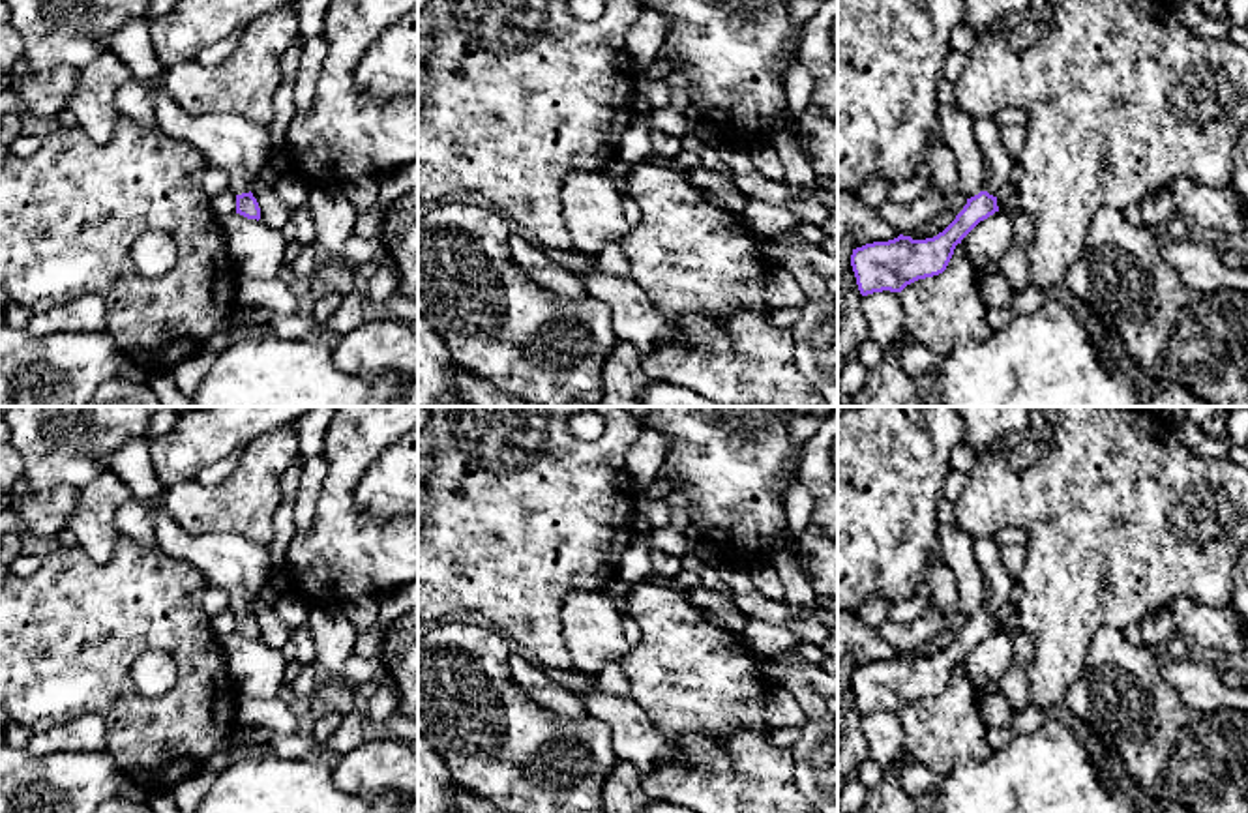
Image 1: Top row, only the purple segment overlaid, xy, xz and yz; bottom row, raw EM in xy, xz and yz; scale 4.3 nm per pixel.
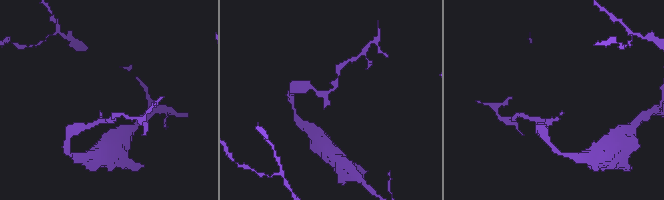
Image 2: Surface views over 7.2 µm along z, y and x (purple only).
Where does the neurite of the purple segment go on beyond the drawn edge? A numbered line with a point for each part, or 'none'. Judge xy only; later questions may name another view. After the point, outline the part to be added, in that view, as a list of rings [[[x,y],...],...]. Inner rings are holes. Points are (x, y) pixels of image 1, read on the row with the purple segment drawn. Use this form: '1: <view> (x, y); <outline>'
1: xy (240, 147); [[[148,17],[122,22],[111,37],[109,51],[129,67],[131,79],[152,90],[157,129],[197,148],[208,167],[223,169],[234,195],[249,193],[272,159],[268,127],[234,112],[189,114],[180,109],[167,92],[167,69],[154,54]]]

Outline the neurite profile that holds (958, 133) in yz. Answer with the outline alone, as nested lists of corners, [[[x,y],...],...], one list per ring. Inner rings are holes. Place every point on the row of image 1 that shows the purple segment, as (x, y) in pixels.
[[[941,105],[939,120],[943,140],[956,157],[961,193],[971,199],[982,191],[984,169],[974,140],[973,118],[958,107]]]

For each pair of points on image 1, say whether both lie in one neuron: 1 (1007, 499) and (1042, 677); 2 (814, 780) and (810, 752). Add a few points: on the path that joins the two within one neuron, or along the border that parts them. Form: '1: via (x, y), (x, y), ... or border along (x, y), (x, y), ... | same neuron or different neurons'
1: via (1050, 544), (1050, 632) | same neuron
2: via (814, 772), (814, 759) | same neuron

